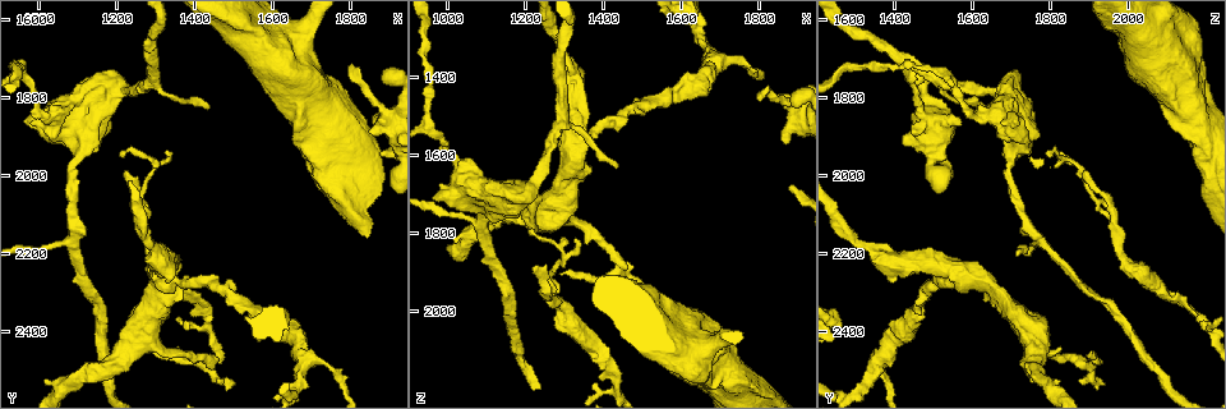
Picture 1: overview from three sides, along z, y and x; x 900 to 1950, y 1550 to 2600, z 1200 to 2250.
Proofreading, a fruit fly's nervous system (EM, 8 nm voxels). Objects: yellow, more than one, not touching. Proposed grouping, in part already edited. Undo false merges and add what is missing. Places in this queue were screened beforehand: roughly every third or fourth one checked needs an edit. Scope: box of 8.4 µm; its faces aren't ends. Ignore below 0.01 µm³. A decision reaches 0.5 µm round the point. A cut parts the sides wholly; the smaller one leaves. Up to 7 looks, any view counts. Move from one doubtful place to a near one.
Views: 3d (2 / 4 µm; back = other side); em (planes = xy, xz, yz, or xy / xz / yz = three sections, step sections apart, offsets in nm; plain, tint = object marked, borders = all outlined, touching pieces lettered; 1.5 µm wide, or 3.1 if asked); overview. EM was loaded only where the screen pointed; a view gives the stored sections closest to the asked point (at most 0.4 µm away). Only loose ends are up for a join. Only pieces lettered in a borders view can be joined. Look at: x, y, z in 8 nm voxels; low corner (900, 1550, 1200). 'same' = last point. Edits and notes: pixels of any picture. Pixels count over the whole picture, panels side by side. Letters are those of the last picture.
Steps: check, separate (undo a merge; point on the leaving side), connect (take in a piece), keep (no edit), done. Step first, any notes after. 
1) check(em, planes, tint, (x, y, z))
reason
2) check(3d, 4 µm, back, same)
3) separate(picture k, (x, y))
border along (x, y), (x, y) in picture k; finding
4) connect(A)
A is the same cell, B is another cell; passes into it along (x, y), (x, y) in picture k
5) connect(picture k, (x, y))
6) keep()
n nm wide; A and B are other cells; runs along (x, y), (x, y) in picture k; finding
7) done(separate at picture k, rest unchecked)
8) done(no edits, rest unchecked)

check(3d, 4 µm, (1895, 1845, 1470))
sudden change in width

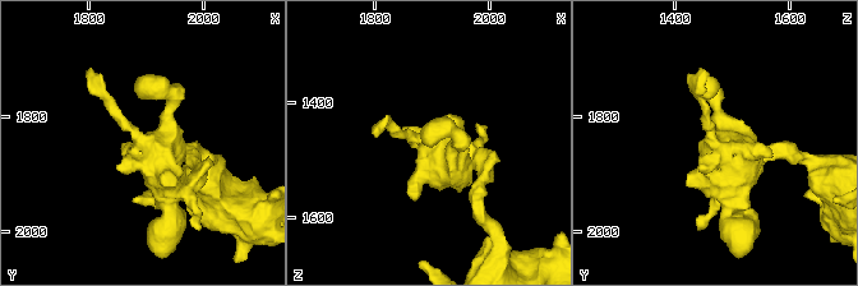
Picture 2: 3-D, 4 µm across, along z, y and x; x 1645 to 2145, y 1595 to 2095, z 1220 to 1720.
check(em, yz, step 4, tint, (1890, 1845, 1465))

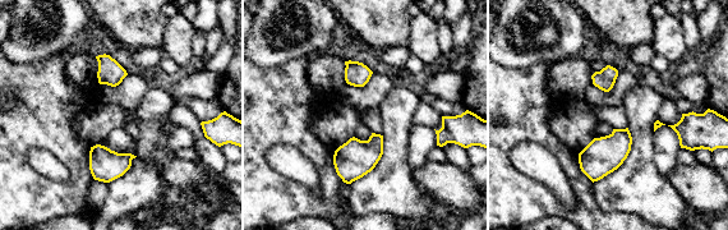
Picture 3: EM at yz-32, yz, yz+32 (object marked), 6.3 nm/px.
check(em, planes, borders, same)

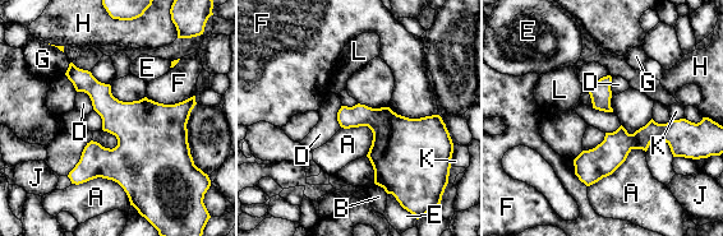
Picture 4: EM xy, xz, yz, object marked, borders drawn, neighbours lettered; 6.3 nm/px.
keep()
A, B, D, E, F, G, H, J, K and L are other cells; border along (72, 183), (111, 179), (130, 204) in picture 4; continuous, no second neuron

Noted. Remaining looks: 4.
check(em, yz, step 4, tint, (1685, 2485, 1355))
sudden change in width

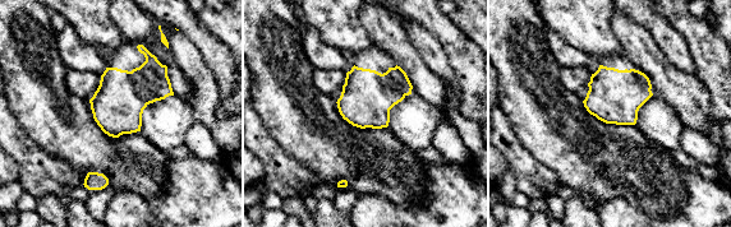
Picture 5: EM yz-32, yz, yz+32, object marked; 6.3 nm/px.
check(em, yz, step 4, borders, same)
see the neighbours

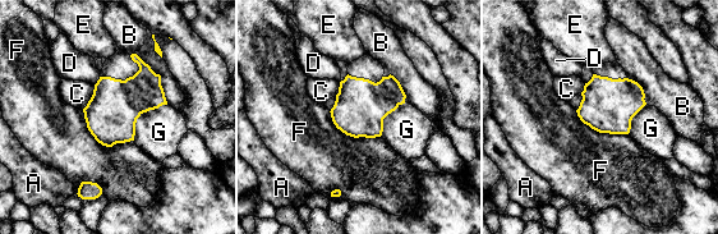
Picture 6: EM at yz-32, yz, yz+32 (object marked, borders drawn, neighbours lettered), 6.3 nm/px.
keep()
B touches over 400 nm; A, B, C, D, E, F and G are other cells; border along (82, 110), (102, 145), (133, 141) in picture 6; all the same neuron

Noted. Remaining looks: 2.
check(em, xy, step 4, tint, (1500, 2535, 1930))
free end

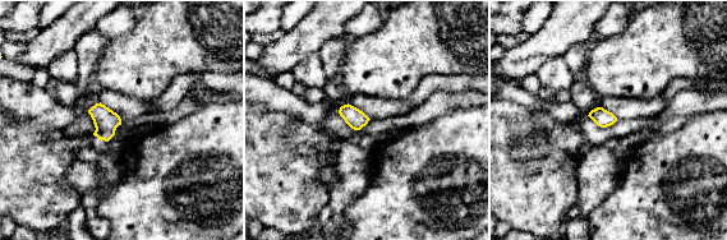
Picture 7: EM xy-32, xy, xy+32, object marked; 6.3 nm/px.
check(em, yz, step 8, borders, same)
cut it another way

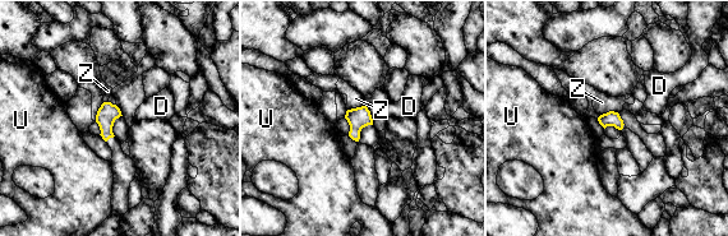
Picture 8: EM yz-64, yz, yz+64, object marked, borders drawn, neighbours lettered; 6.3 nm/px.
keep()
D, U and Z are other cells; border along (618, 112), (609, 111), (600, 115) in picture 8; no lettered piece goes on from it

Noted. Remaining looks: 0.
done(no edits, rest unchecked)

